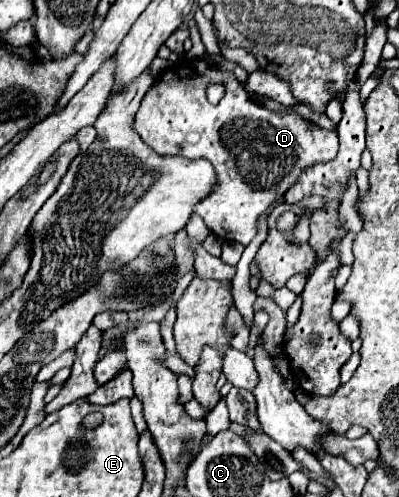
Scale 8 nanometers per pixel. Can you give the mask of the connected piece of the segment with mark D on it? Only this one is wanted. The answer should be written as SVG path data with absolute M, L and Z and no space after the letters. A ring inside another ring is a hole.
M186 58L156 78L154 86L150 86L136 112L136 132L158 154L182 154L186 158L206 158L212 162L218 174L218 190L214 190L214 194L202 200L194 210L204 220L204 224L214 230L216 236L222 236L224 240L236 240L242 246L248 246L256 236L258 216L282 194L286 194L286 190L298 180L302 168L314 162L328 162L338 154L336 130L324 130L316 124L310 126L310 122L300 114L278 114L264 108L262 104L252 102L230 70L218 68L216 64L202 58ZM212 82L226 84L226 94L218 104L210 104L206 98L206 88Z

